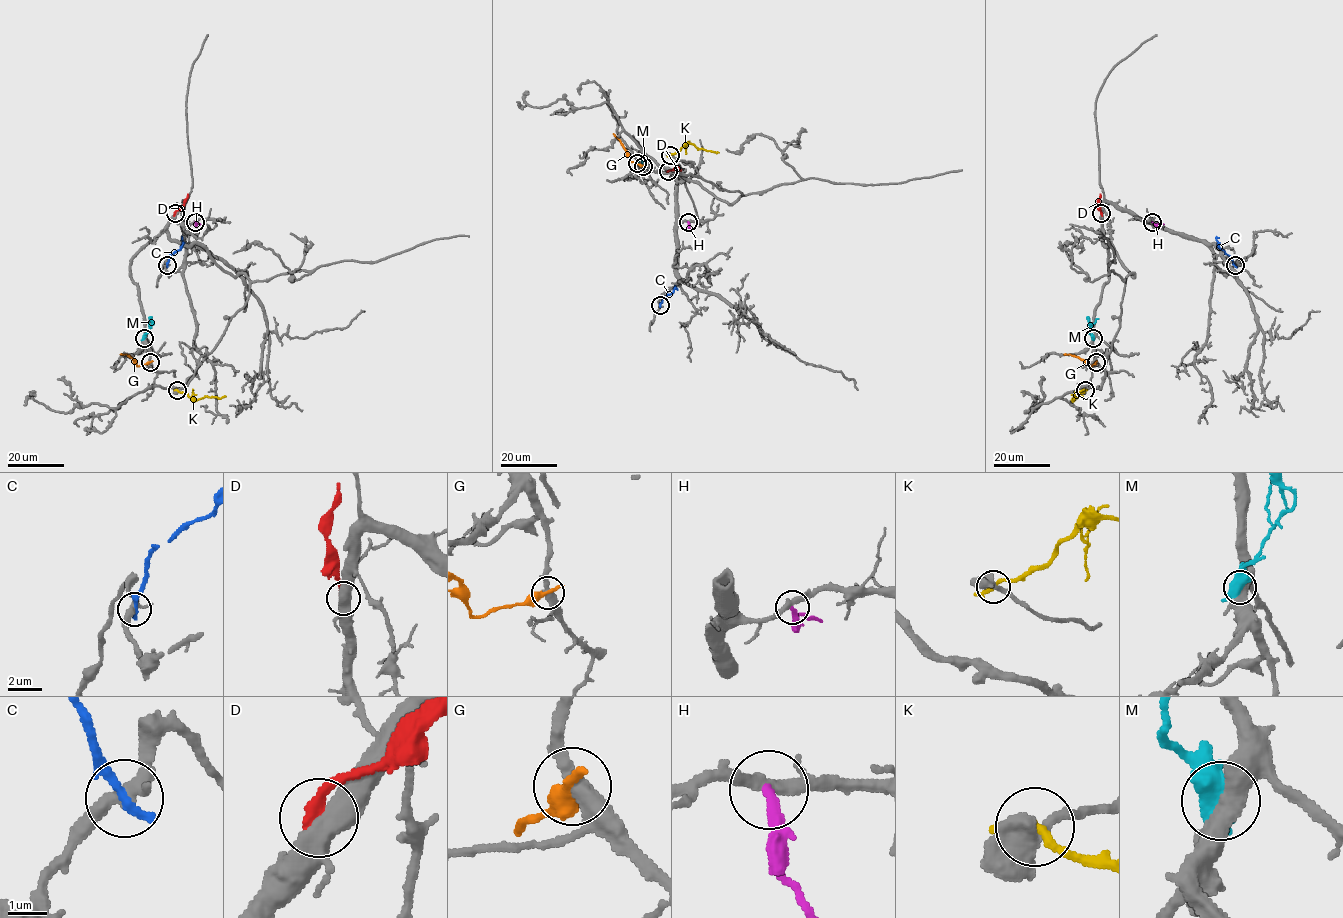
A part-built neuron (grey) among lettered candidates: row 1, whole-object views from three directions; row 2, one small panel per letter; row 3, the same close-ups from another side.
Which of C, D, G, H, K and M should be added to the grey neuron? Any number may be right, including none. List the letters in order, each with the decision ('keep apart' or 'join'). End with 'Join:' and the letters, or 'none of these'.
C: keep apart
D: keep apart
G: keep apart
H: keep apart
K: keep apart
M: keep apart
Join: none of these

